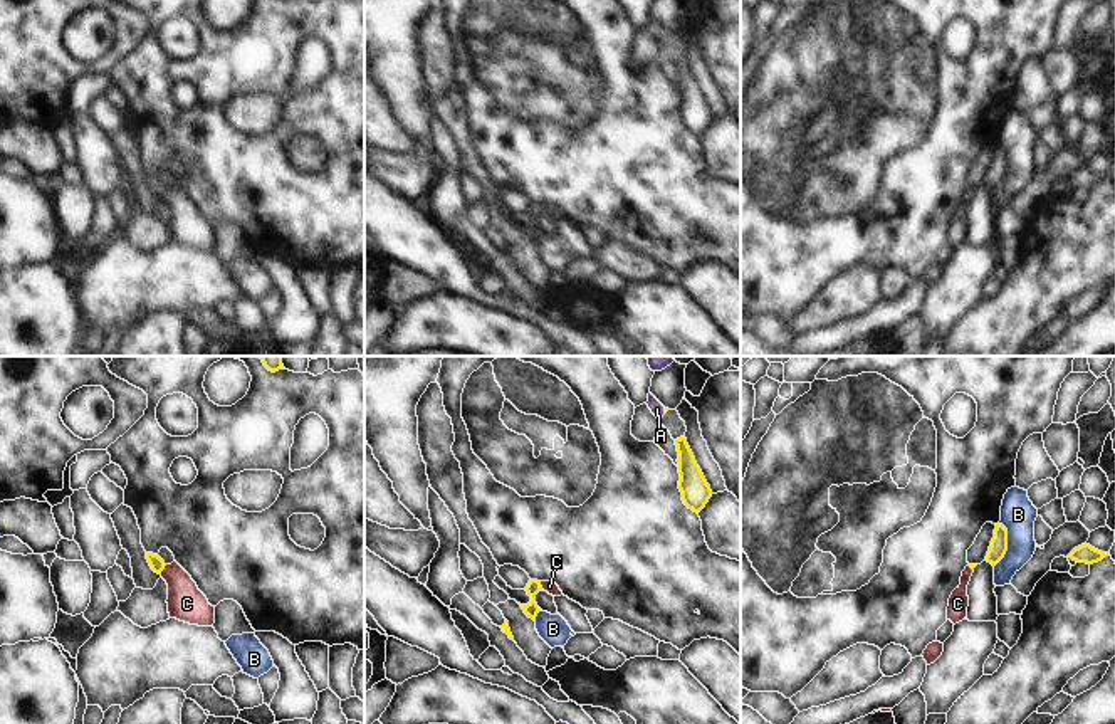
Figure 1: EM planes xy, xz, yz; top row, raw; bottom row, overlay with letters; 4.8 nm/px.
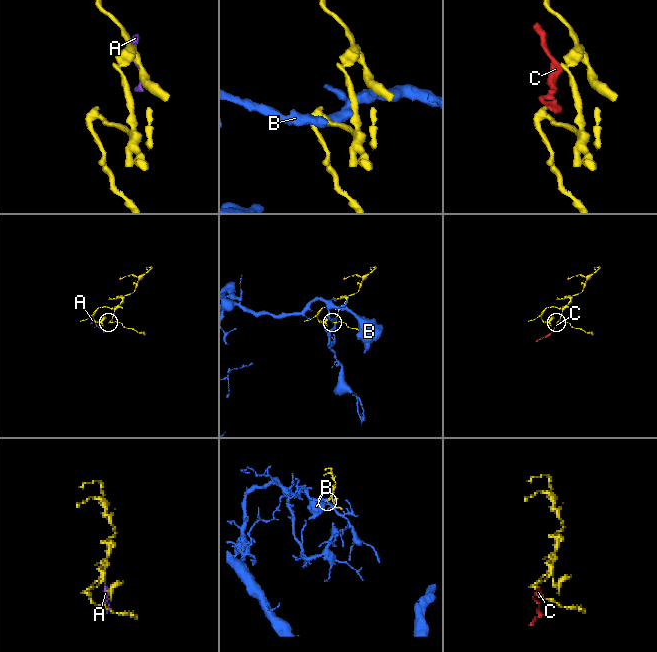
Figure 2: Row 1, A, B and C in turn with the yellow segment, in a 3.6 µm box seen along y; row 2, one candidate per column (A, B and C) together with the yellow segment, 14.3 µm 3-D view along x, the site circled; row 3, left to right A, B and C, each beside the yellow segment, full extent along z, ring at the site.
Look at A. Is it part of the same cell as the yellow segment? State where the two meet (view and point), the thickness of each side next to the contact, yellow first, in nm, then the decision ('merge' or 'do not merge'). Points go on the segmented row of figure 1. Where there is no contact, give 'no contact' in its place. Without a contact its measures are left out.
xz (665, 410) | 20/70 nm | do not merge

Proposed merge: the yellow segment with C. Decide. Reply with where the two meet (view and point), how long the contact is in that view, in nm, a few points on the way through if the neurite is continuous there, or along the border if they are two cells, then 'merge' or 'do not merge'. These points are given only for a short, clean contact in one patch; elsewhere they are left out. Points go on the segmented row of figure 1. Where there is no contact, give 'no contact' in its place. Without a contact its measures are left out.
xy (163, 568) | 60 nm | across xy (157, 563), (163, 568), (180, 585), (187, 603) | merge

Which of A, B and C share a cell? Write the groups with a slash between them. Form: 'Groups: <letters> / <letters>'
Groups: A / B / C

